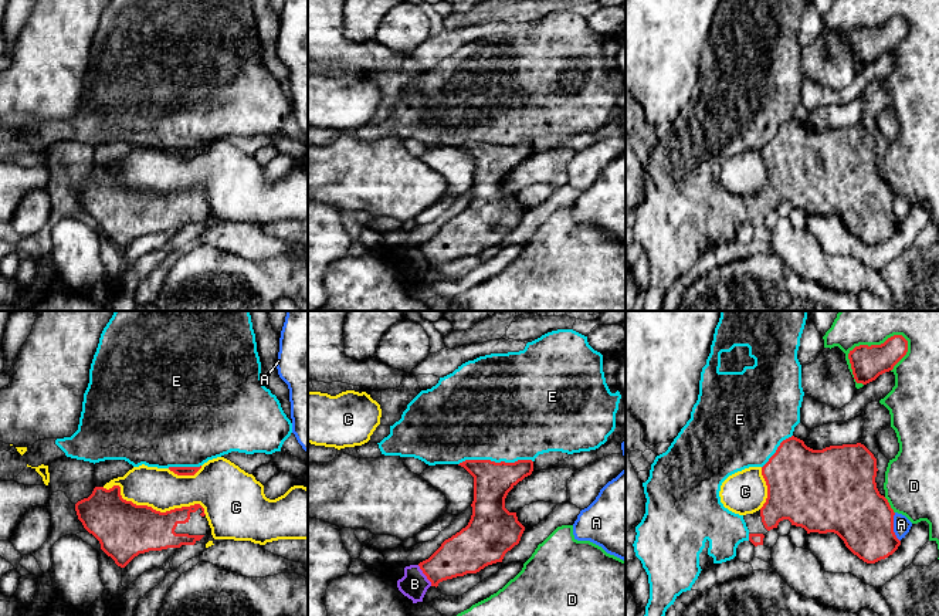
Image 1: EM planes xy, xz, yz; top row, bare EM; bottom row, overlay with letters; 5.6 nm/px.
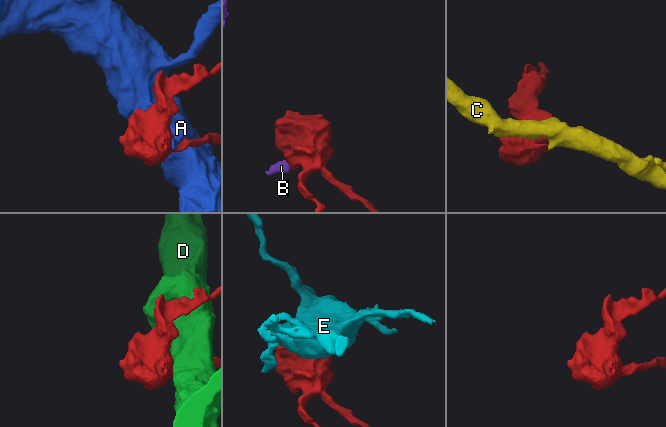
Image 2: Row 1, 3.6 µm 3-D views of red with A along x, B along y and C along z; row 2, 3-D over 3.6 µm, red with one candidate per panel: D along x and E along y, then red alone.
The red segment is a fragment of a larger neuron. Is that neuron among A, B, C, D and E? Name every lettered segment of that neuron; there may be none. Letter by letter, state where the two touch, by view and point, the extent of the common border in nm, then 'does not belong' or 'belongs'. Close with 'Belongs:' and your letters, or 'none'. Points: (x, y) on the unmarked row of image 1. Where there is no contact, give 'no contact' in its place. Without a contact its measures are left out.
A: yz (892, 209) | 170 nm | does not belong
B: xz (424, 256) | 150 nm | does not belong
C: xy (151, 189) | 600 nm | does not belong
D: yz (863, 27) | 380 nm | does not belong
E: xz (494, 144) | 420 nm | belongs
Belongs: E

